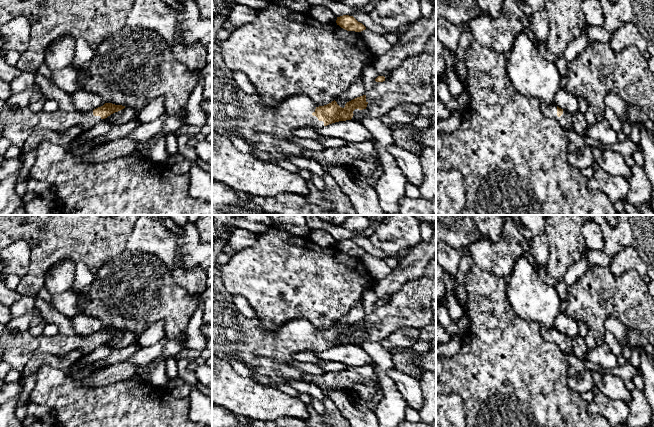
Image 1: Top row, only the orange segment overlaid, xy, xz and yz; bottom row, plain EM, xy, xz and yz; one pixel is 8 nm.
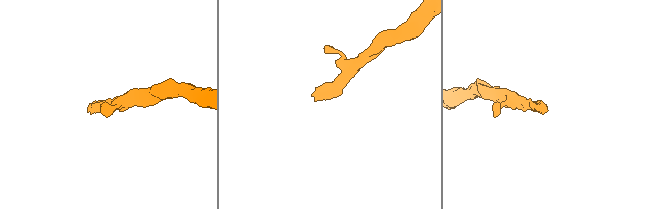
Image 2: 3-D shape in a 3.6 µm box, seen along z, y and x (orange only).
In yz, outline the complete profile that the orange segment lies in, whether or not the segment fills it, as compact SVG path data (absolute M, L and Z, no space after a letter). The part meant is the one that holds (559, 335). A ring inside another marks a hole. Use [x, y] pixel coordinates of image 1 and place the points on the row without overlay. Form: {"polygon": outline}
{"polygon": "M542 326L541 333L546 341L557 344L564 354L572 353L573 339L570 336L559 332L555 327Z"}

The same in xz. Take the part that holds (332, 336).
{"polygon": "M212 274L212 355L215 356L217 352L223 355L235 354L242 360L243 367L252 370L252 377L260 384L275 387L290 380L304 380L304 373L289 365L296 352L317 353L335 346L351 344L353 335L366 333L367 328L366 319L363 319L347 326L344 332L335 324L317 331L309 321L300 319L288 322L278 332L269 332L261 327L258 318L246 318L238 311L223 280Z"}

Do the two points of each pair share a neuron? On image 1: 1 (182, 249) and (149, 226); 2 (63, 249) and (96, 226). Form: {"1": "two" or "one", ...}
{"1": "one", "2": "one"}

